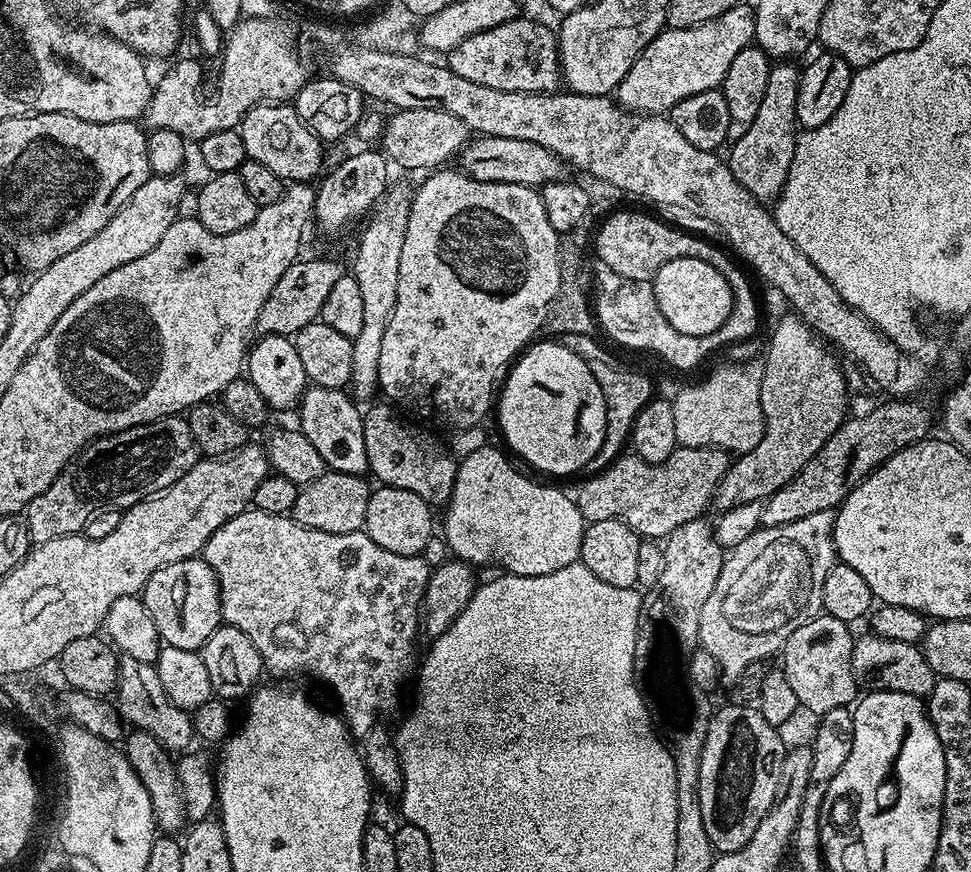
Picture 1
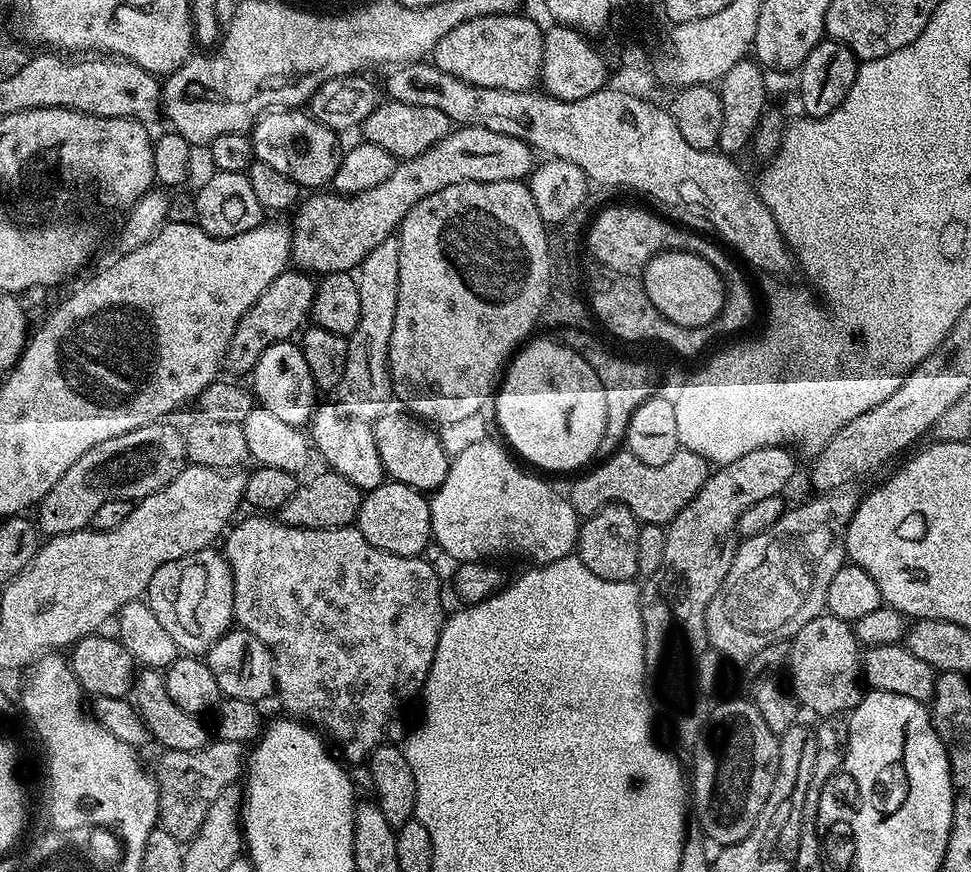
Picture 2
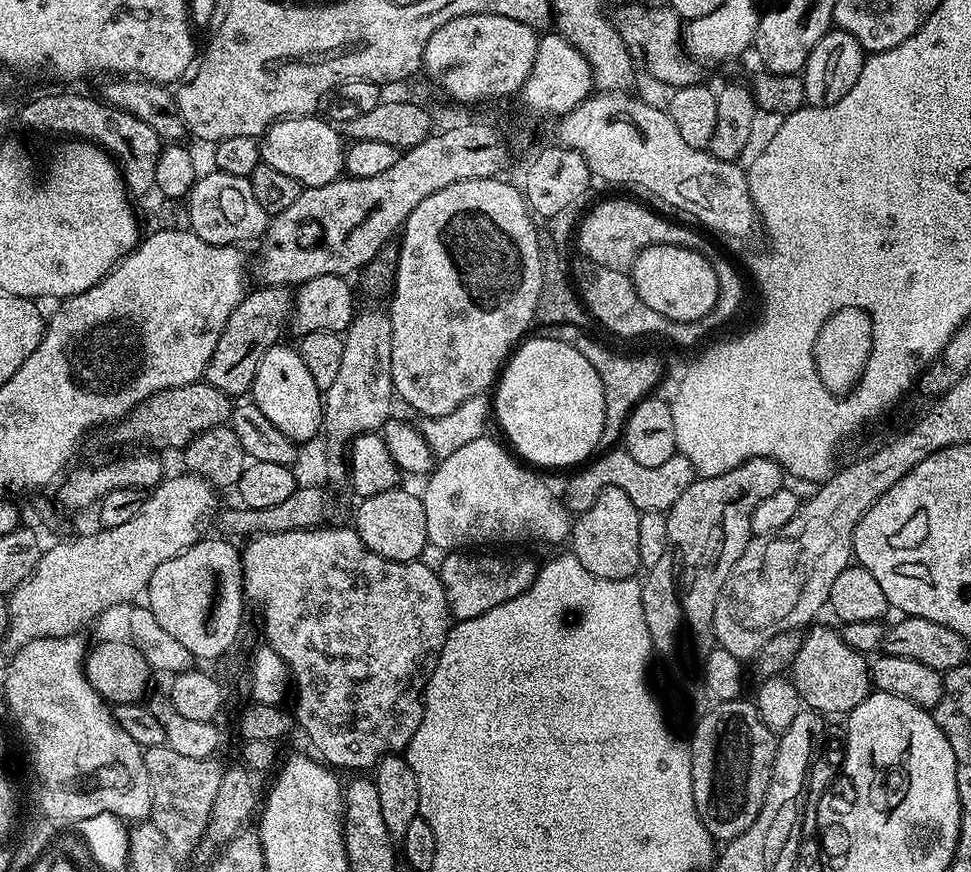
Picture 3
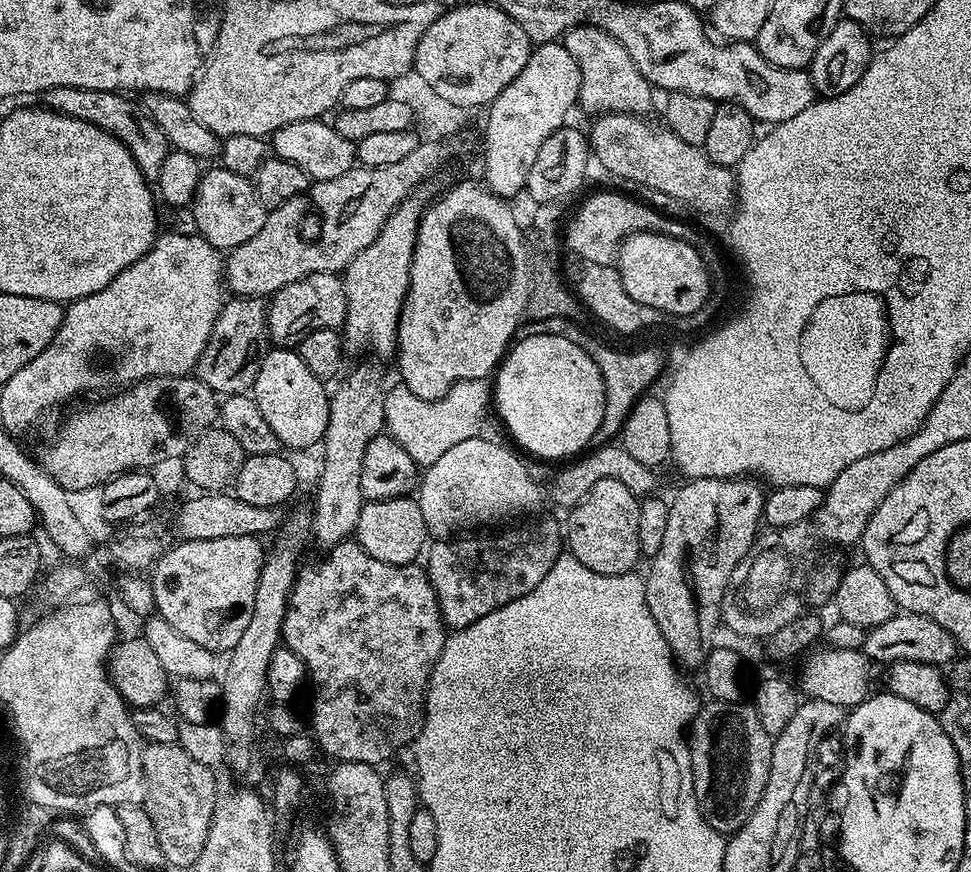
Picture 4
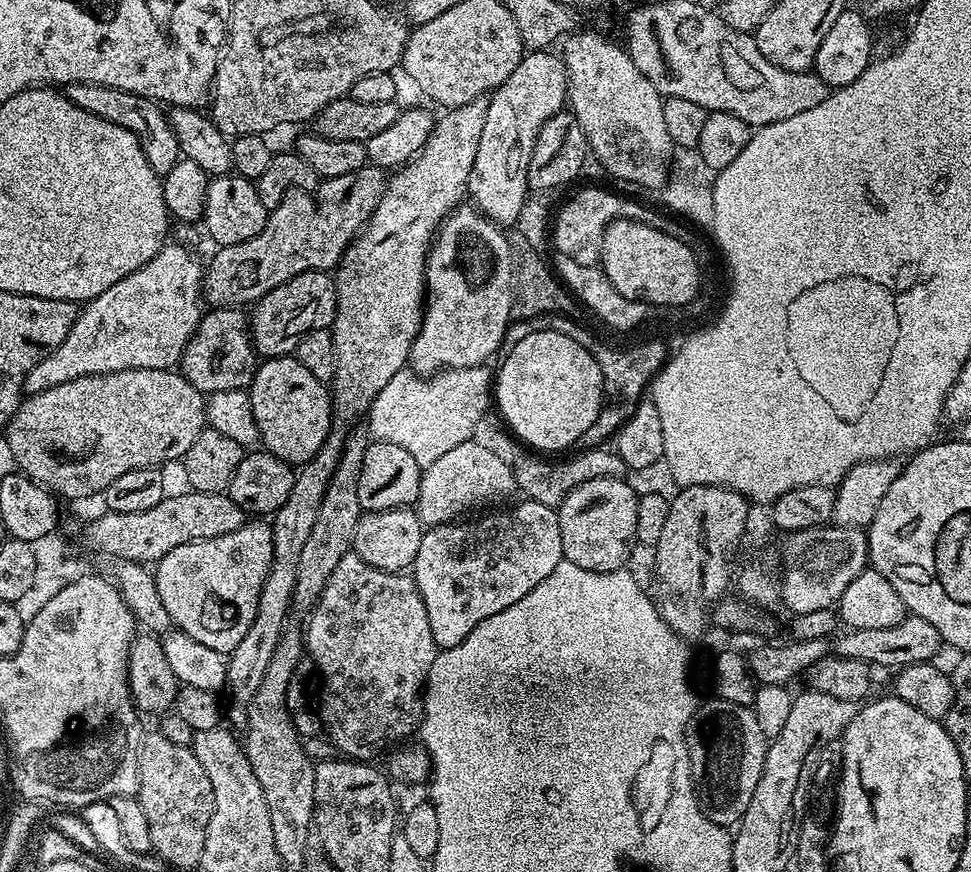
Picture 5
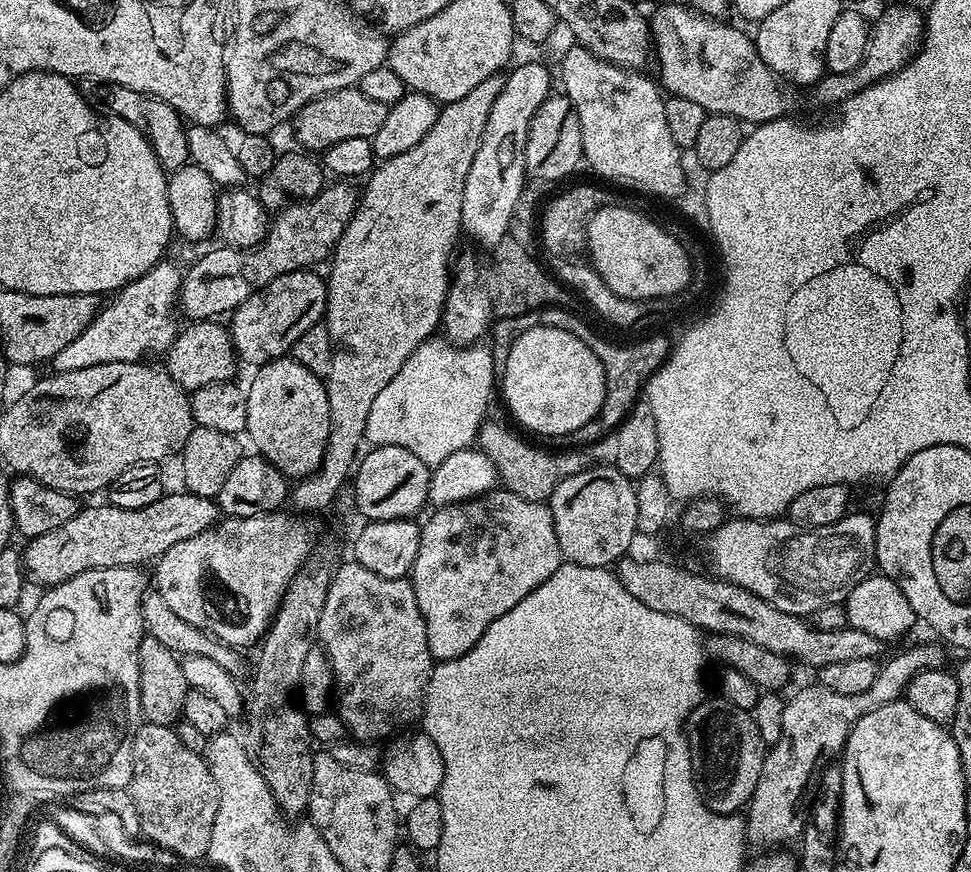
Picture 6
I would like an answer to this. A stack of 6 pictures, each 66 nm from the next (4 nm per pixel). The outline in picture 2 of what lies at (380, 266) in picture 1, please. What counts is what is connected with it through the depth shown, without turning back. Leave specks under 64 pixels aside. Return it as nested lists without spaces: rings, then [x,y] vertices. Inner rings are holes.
[[[389,238],[378,242],[370,254],[360,264],[355,273],[358,286],[358,298],[362,302],[362,310],[358,314],[358,326],[351,336],[347,337],[348,349],[346,350],[346,370],[342,370],[342,382],[334,389],[334,400],[341,412],[346,416],[353,416],[355,420],[372,422],[377,417],[389,411],[388,400],[393,399],[392,379],[388,373],[388,351],[390,350],[390,330],[394,330],[394,310],[398,306],[398,254],[400,241]]]

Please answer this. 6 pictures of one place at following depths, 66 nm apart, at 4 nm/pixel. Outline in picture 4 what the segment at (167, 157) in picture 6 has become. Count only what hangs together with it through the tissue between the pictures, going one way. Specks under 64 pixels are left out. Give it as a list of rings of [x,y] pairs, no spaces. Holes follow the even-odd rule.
[[[74,86],[51,88],[42,96],[43,107],[50,108],[53,112],[61,112],[63,116],[73,116],[79,120],[90,122],[122,141],[130,150],[134,162],[138,162],[145,180],[156,182],[159,181],[162,174],[162,162],[166,162],[170,145],[160,127],[152,121],[150,114],[144,109],[143,103],[136,101],[135,104],[132,100],[135,99],[128,94],[82,90]]]

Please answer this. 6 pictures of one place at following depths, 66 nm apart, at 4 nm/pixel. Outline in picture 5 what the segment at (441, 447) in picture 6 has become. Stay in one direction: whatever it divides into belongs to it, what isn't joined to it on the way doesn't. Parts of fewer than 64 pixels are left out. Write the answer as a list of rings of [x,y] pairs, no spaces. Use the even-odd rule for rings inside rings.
[[[489,367],[448,368],[427,378],[405,368],[394,374],[369,408],[366,424],[377,441],[401,446],[422,468],[442,458],[455,446],[471,439],[492,400]]]

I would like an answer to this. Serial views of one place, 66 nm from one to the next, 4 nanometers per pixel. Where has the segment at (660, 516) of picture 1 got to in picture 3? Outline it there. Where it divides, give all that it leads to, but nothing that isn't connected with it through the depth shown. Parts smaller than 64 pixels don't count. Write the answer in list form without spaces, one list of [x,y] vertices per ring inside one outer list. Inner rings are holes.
[[[608,450],[600,455],[571,473],[573,476],[568,480],[568,492],[572,495],[570,508],[573,513],[579,514],[590,510],[598,494],[602,494],[602,490],[607,488],[626,490],[630,502],[634,502],[634,506],[641,512],[667,513],[698,476],[696,467],[690,462],[690,458],[682,454],[670,457],[666,462],[662,462],[662,466],[642,466],[634,462],[634,458],[630,458],[630,454],[623,450]]]

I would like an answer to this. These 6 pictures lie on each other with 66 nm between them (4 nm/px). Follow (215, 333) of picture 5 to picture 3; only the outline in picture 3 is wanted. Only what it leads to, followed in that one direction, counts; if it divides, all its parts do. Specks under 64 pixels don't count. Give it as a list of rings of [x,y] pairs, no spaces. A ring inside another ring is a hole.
[[[256,286],[253,292],[251,289],[230,314],[222,330],[222,338],[218,338],[214,354],[210,354],[210,362],[208,369],[204,371],[203,379],[233,398],[240,398],[243,392],[244,395],[251,393],[262,358],[281,343],[280,335],[284,332],[284,324],[286,328],[293,312],[294,292],[291,287]]]

